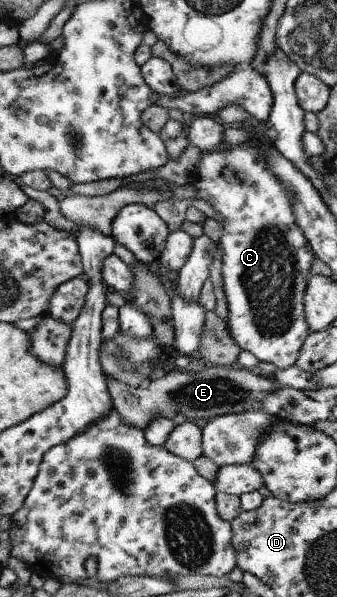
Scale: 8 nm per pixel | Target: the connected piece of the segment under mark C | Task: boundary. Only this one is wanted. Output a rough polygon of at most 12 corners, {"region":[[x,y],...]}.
{"region":[[195,118],[199,199],[223,218],[230,335],[279,369],[312,332],[313,262],[264,146]]}

